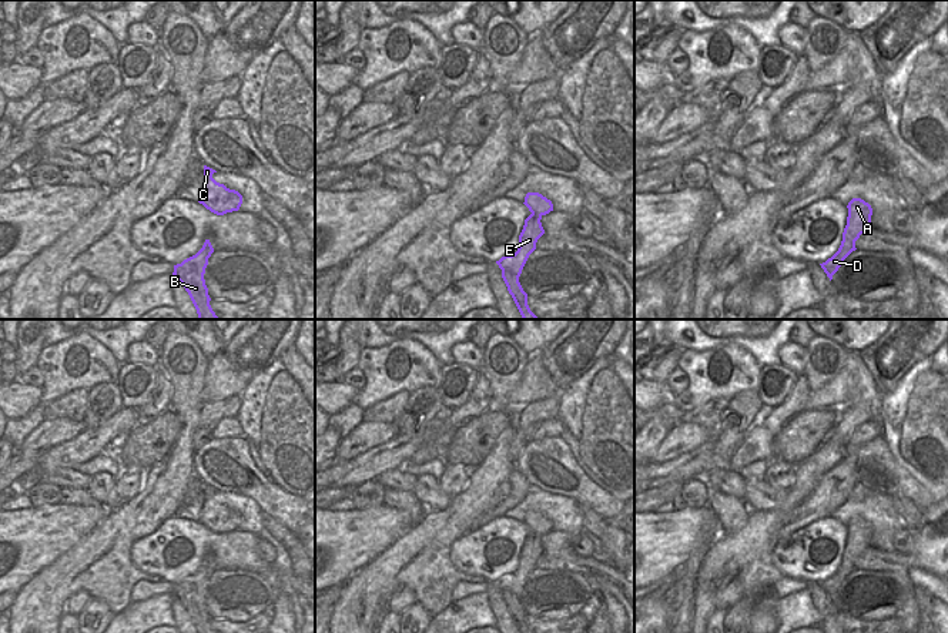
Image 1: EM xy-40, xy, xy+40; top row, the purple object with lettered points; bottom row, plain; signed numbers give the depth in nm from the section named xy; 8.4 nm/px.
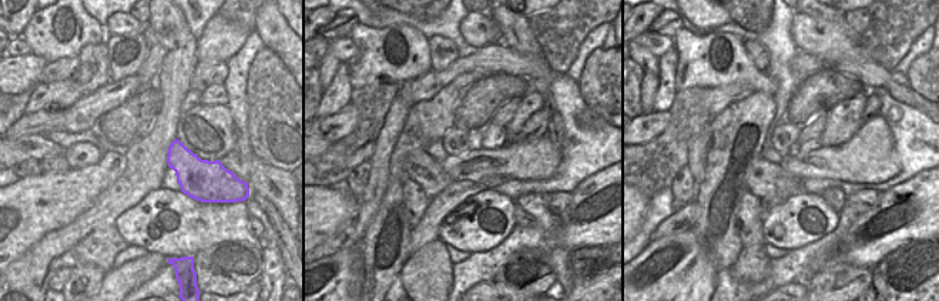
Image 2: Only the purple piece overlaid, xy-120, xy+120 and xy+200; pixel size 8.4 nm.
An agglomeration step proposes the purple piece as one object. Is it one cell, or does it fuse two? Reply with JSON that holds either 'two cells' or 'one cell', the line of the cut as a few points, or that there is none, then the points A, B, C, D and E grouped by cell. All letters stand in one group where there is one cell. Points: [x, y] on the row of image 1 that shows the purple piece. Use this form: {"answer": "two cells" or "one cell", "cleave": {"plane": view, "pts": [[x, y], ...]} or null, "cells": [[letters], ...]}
{"answer": "one cell", "cleave": null, "cells": [["A", "B", "C", "D", "E"]]}

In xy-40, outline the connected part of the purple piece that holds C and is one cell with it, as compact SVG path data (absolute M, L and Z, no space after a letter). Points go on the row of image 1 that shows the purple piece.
M204 165L204 184L200 191L200 204L217 215L238 211L242 204L242 195L227 188L212 178L215 170Z

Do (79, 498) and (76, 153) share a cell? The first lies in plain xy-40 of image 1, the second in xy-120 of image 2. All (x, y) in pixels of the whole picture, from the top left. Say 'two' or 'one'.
two

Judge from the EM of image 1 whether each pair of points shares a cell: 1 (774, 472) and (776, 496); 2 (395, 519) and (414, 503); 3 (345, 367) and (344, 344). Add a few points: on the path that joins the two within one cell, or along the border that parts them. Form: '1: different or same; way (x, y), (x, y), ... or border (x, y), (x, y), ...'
1: different; border (763, 481), (776, 488), (789, 489)
2: different; border (382, 502), (402, 511), (412, 525)
3: same; way (345, 361), (345, 350)

